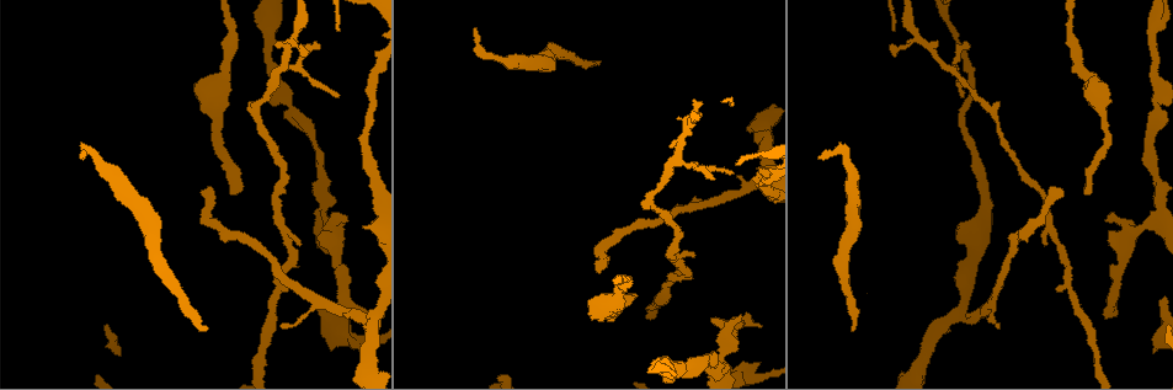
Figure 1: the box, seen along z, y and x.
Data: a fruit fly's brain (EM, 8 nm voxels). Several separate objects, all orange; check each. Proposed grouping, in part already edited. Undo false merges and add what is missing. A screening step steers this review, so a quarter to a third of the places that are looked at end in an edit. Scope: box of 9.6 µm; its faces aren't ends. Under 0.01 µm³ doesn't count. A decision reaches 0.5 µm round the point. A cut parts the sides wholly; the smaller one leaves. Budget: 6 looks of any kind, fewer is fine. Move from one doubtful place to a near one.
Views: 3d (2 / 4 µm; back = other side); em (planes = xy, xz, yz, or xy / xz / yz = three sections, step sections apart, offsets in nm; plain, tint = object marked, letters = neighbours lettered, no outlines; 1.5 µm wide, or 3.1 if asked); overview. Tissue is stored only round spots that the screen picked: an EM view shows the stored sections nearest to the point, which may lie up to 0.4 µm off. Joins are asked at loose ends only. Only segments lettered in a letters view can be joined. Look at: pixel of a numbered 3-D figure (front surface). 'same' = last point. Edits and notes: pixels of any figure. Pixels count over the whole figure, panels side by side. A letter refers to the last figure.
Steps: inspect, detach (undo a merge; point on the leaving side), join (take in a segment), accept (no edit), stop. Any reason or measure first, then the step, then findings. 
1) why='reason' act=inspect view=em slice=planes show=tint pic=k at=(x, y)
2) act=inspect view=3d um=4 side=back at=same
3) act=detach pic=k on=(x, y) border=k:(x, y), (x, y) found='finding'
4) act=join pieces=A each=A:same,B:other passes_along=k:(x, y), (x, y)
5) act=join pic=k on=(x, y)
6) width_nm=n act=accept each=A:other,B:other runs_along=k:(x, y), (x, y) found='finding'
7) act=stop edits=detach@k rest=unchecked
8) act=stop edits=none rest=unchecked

why='free end' act=inspect view=em slice=xz step=8 show=letters pic=1 at=(701, 104)

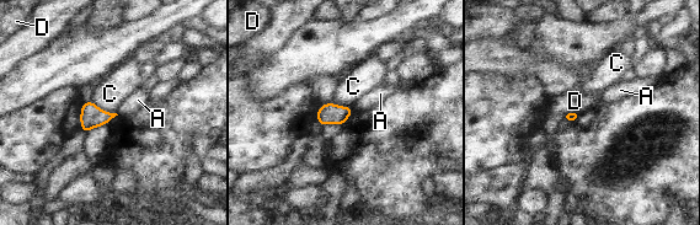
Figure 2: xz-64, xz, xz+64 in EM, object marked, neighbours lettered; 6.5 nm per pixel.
act=inspect view=em slice=planes show=letters at=same

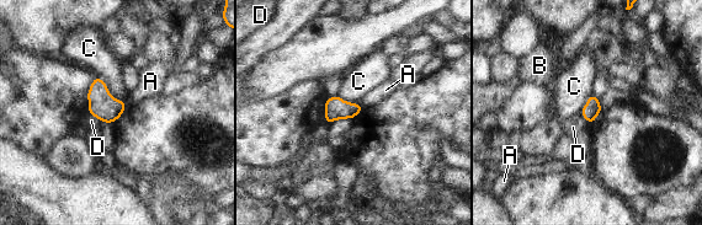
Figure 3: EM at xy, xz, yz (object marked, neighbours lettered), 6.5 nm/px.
act=accept each=A:other,B:other,C:other,D:other border=3:(96, 75), (113, 97), (123, 101) found='none of them fits'

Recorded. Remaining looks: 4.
why='free end' act=inspect view=3d um=2 pic=1 at=(1083, 192)

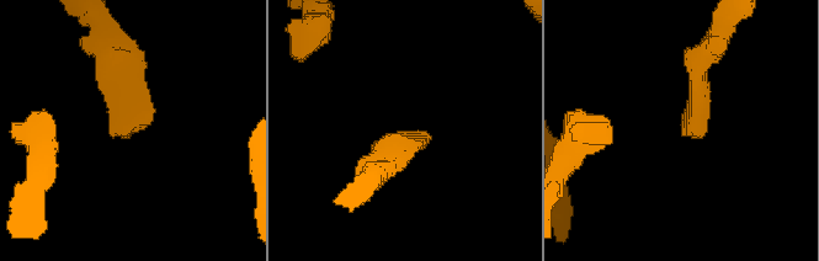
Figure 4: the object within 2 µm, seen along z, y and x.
act=inspect view=em slice=planes show=letters pic=4 at=(686, 135)

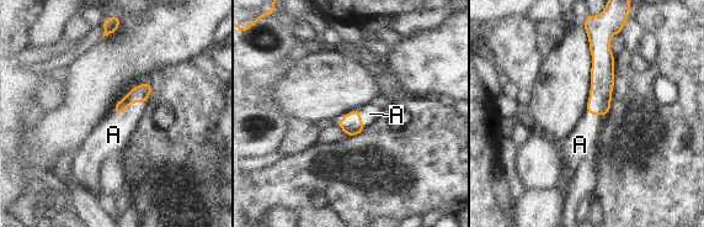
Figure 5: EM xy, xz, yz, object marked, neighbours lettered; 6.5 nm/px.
act=join pieces=A each=A:same found='it goes on there'

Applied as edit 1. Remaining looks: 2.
act=stop edits=join@5 rest=unchecked

